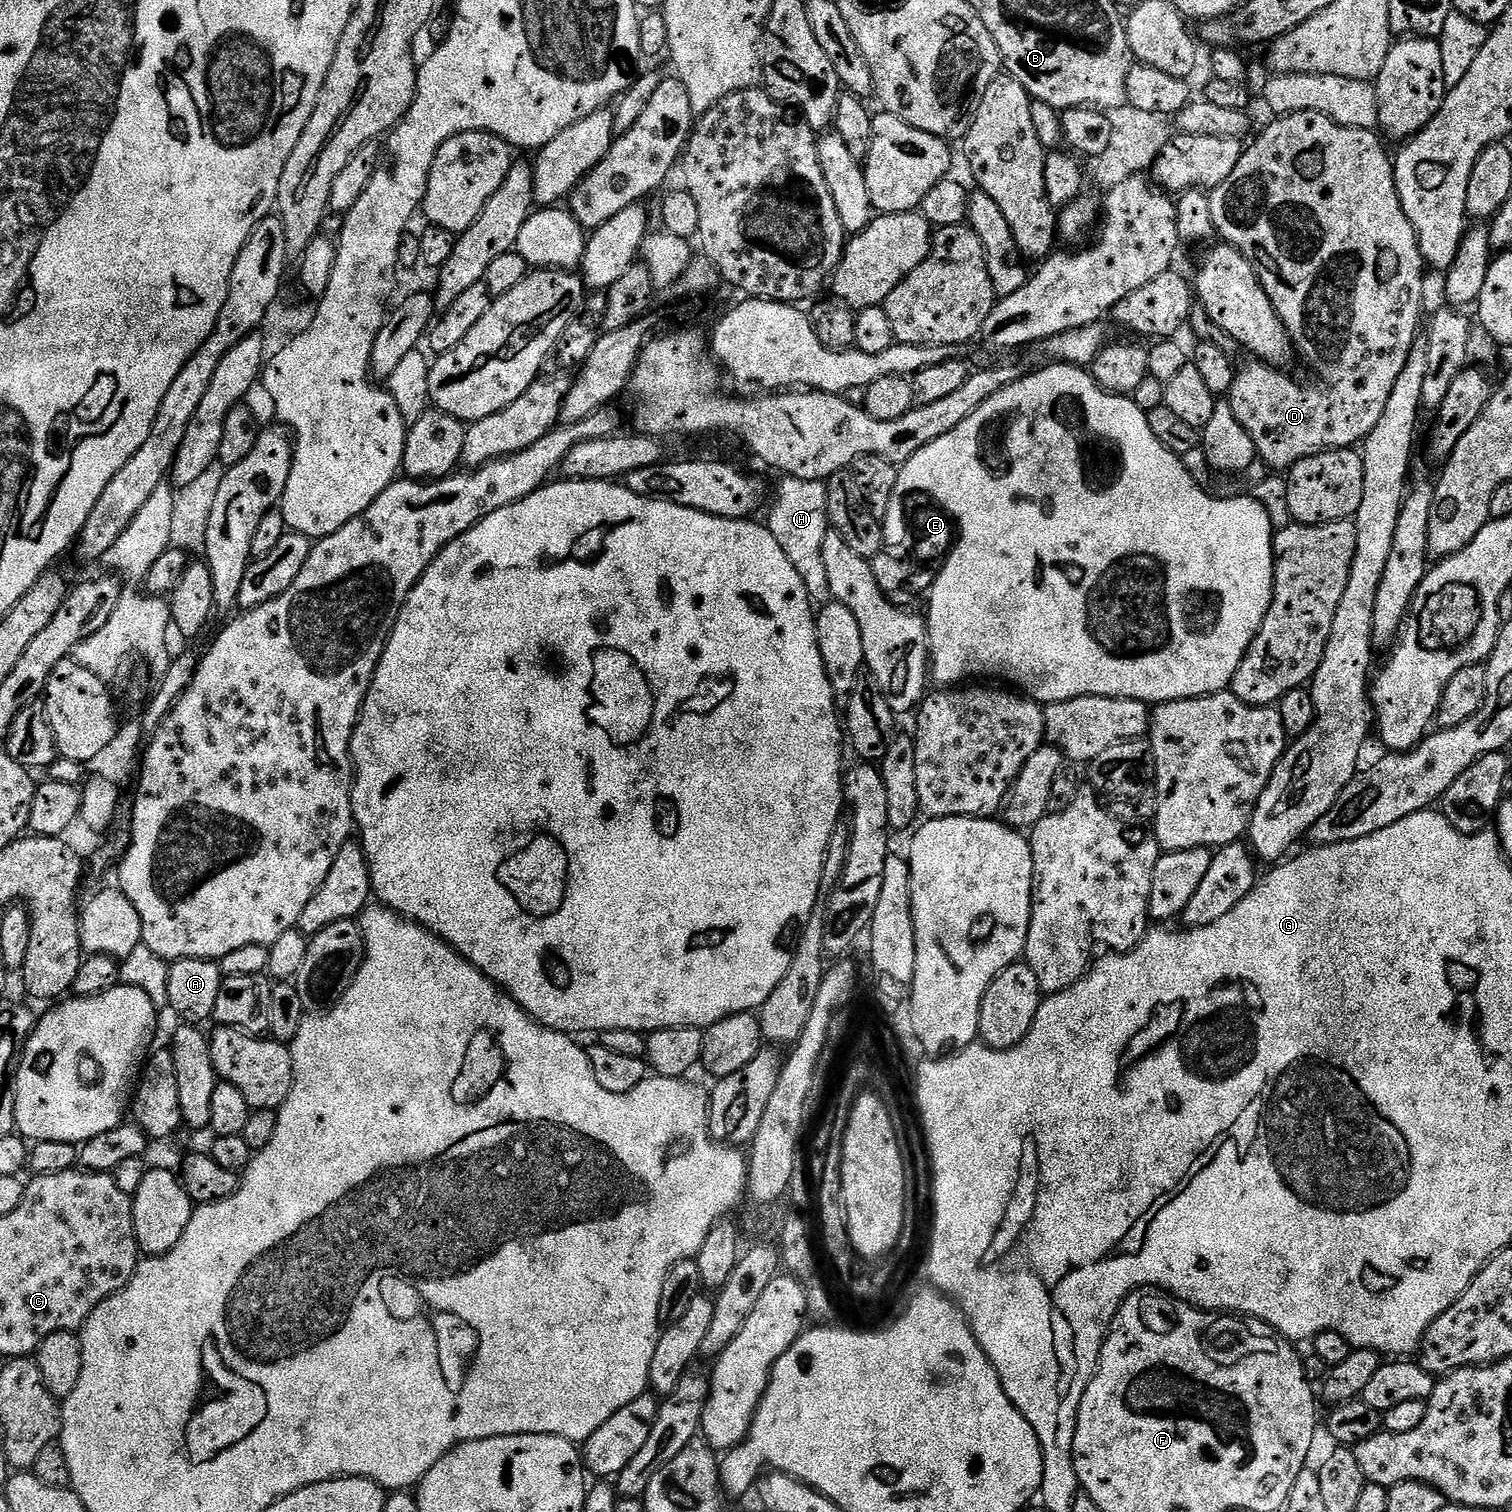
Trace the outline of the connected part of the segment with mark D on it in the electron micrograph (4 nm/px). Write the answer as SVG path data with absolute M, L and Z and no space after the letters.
M1320 112L1290 113L1273 119L1273 124L1251 145L1245 147L1238 166L1234 166L1234 174L1226 178L1217 188L1210 192L1210 214L1214 214L1214 226L1219 239L1223 243L1234 246L1254 266L1274 310L1282 318L1286 330L1292 339L1293 349L1316 371L1316 376L1324 384L1299 384L1291 380L1287 371L1255 366L1256 368L1240 368L1236 373L1236 381L1226 393L1228 405L1234 410L1234 418L1242 422L1244 429L1254 438L1258 460L1268 470L1291 469L1302 458L1317 456L1320 452L1330 452L1337 448L1352 448L1359 445L1374 430L1378 418L1386 411L1386 402L1394 390L1394 382L1398 382L1398 374L1402 374L1402 366L1406 366L1406 358L1410 358L1410 350L1418 343L1422 332L1420 311L1424 308L1424 272L1426 265L1420 252L1420 243L1416 241L1416 231L1406 218L1406 210L1402 210L1402 202L1396 189L1396 169L1393 157L1384 149L1385 141L1375 131L1354 129L1339 125L1338 122L1323 116Z

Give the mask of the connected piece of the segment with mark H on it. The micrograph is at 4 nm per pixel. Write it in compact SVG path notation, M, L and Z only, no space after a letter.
M784 476L777 486L776 501L768 512L766 526L778 538L778 546L798 570L813 605L823 606L832 600L830 581L826 579L826 566L822 563L822 542L830 530L828 523L828 486L823 480L803 480Z

